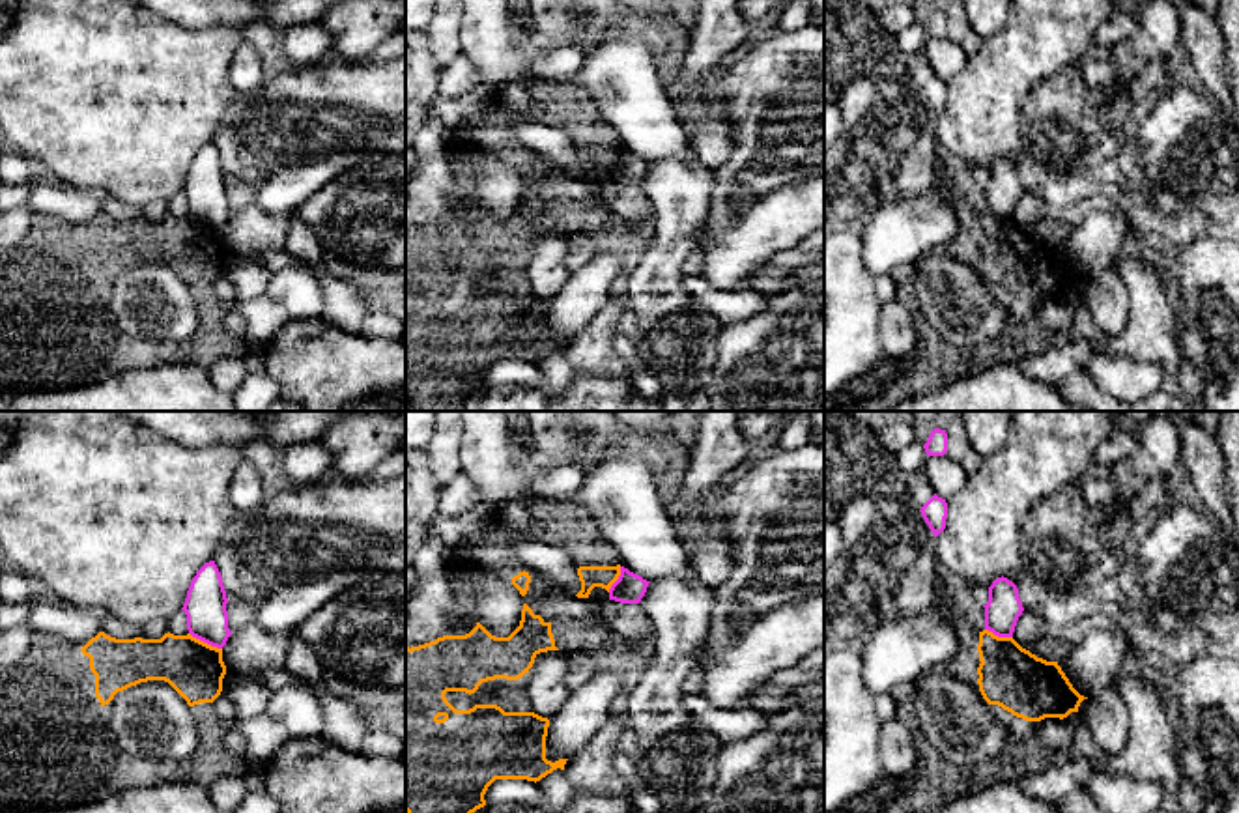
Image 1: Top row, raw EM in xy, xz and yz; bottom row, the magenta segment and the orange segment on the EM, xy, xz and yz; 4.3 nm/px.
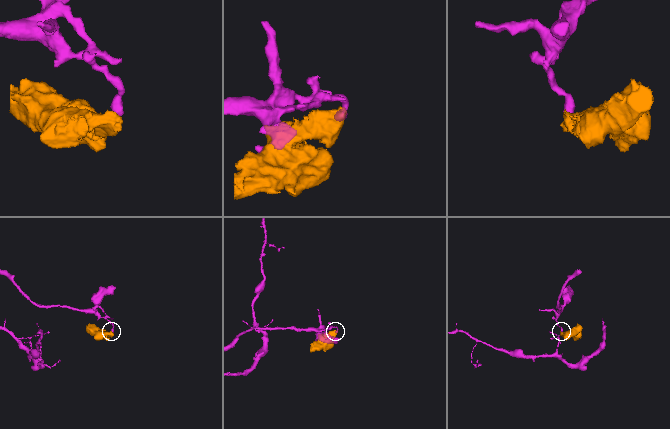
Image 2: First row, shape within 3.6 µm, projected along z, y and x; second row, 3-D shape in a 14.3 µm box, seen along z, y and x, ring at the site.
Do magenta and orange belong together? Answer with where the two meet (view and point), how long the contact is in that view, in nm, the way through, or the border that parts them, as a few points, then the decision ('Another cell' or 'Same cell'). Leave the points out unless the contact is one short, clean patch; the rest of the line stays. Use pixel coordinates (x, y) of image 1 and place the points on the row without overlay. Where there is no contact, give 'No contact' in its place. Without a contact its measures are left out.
Touches magenta at xy (206, 223). Shared border 160 nm. Boundary: xy (189, 213), (221, 230). Another cell

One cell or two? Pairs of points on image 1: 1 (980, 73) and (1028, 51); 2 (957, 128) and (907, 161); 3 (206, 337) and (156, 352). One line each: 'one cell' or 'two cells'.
1: one cell
2: two cells
3: one cell

